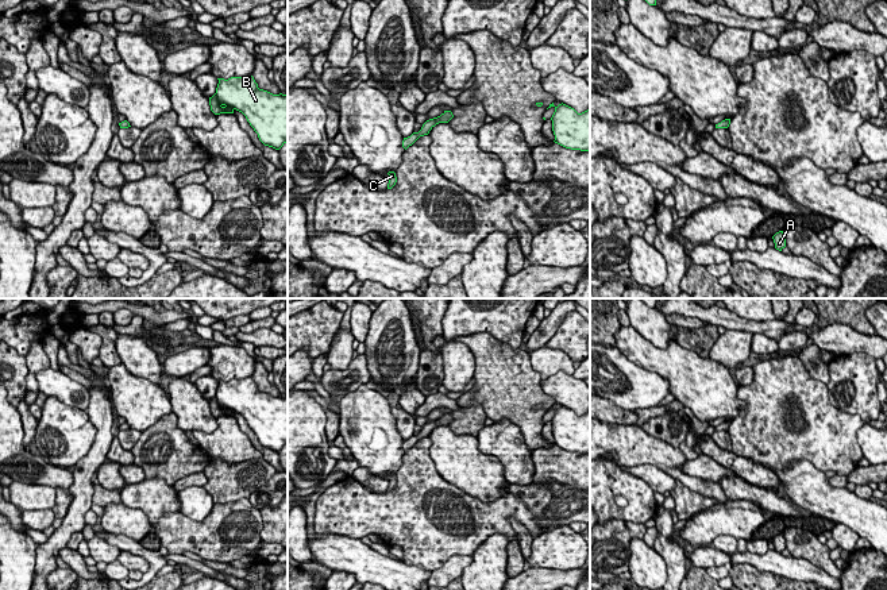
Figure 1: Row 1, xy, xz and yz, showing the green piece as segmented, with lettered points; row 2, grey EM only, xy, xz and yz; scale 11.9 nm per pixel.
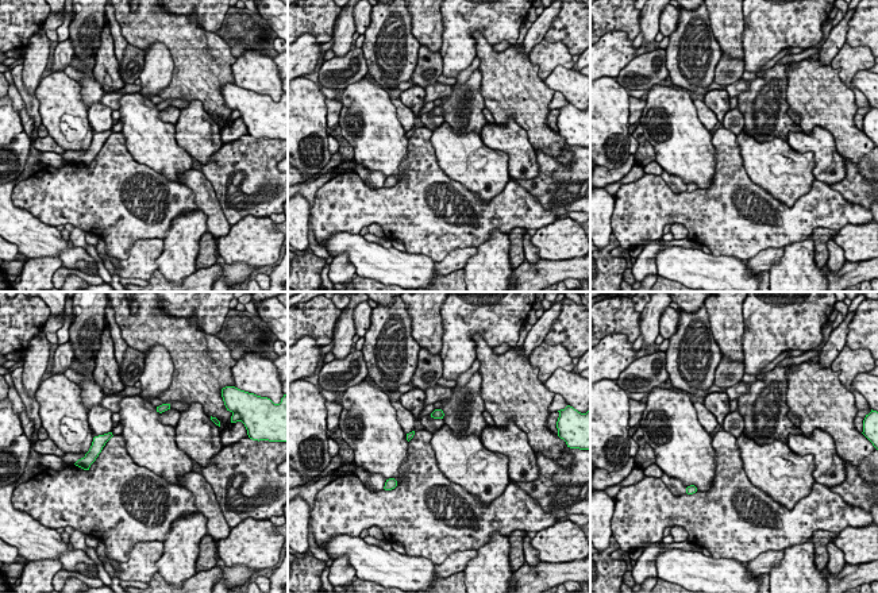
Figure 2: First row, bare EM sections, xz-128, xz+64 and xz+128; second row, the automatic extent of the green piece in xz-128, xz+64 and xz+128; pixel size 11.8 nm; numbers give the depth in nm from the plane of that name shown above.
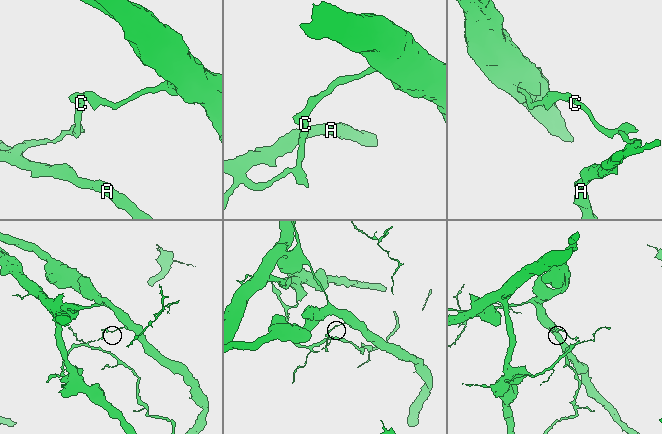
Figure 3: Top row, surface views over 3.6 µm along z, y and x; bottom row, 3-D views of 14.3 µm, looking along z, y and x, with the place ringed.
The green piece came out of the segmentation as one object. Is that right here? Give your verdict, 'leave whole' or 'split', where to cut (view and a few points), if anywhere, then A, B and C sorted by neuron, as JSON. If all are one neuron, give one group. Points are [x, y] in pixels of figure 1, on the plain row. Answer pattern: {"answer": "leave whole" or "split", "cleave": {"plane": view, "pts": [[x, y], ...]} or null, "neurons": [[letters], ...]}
{"answer": "split", "cleave": {"plane": "xz", "pts": [[423, 428], [428, 434]]}, "neurons": [["A", "C"], ["B"]]}

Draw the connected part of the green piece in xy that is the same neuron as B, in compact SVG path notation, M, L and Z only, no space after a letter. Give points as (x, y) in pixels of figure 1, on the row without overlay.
M252 378L217 381L216 396L209 400L215 417L242 414L259 443L279 452L288 446L288 397L259 392Z

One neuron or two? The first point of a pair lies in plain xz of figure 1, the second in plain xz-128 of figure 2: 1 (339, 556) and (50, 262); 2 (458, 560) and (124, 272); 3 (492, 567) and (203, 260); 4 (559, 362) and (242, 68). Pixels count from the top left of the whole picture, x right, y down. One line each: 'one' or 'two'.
1: two
2: one
3: two
4: two

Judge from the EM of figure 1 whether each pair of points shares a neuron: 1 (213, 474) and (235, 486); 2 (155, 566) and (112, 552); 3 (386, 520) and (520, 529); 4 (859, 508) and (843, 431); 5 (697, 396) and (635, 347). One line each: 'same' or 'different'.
1: same
2: different
3: different
4: different
5: same

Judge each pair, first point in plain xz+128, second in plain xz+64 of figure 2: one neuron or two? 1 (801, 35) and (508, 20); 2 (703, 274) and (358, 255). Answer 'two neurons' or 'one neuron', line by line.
1: one neuron
2: one neuron

